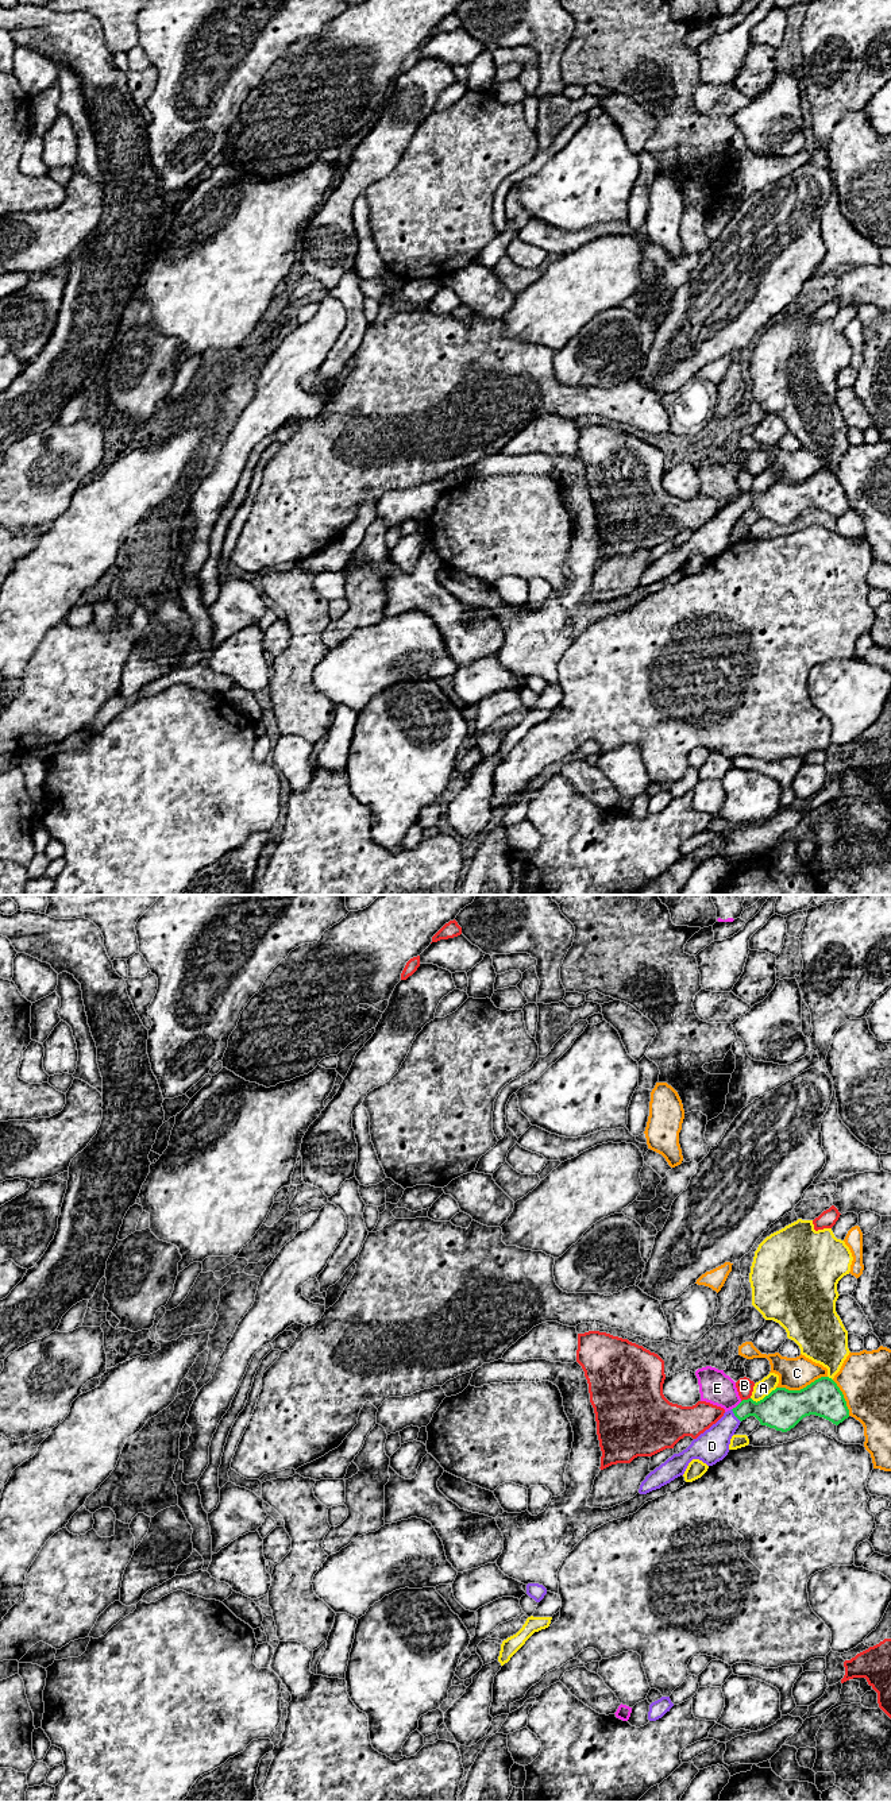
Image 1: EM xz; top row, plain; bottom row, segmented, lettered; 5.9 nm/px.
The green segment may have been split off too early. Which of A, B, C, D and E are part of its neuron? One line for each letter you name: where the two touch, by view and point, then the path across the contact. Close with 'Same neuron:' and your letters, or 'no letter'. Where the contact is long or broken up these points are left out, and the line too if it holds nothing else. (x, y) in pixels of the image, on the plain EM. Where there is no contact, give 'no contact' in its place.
D: meets green in xz at (735, 508); runs through xz (776, 504), (741, 504), (735, 508), (712, 539)
Same neuron: D

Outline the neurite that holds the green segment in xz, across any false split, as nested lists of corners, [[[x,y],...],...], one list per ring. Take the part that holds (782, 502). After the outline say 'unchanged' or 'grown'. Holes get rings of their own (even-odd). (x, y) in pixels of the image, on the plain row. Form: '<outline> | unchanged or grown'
[[[821,470],[801,483],[776,481],[760,494],[742,493],[709,522],[701,526],[679,547],[651,564],[641,575],[639,586],[647,587],[660,582],[684,567],[693,552],[707,559],[722,553],[729,545],[730,532],[740,516],[755,509],[761,518],[787,525],[803,510],[815,508],[838,518],[849,510],[849,502],[842,485],[829,470]]] | grown

